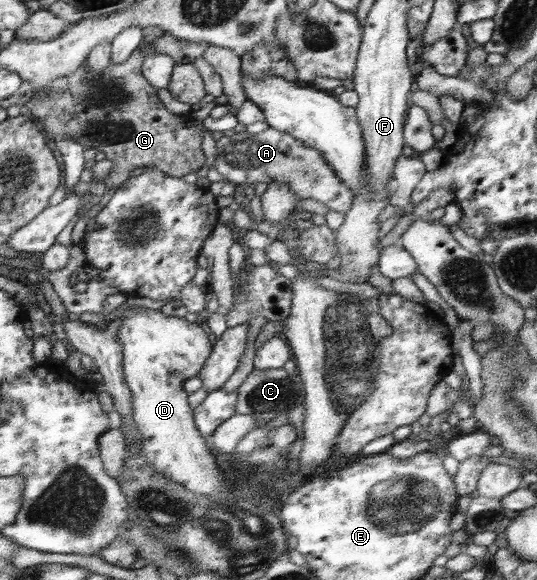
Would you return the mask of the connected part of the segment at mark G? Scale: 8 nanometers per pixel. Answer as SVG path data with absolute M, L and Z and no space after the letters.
M136 50L127 60L111 64L99 74L93 74L86 64L81 66L74 74L58 78L47 88L34 91L31 100L24 106L29 116L36 118L44 130L52 136L64 136L72 138L85 148L96 148L106 154L106 159L114 162L111 172L101 180L106 188L117 189L131 177L135 168L158 168L158 171L174 175L175 178L183 178L190 173L196 173L206 161L202 152L202 129L190 115L178 115L168 111L164 106L164 98L160 98L160 90L152 86L143 74L145 50Z

